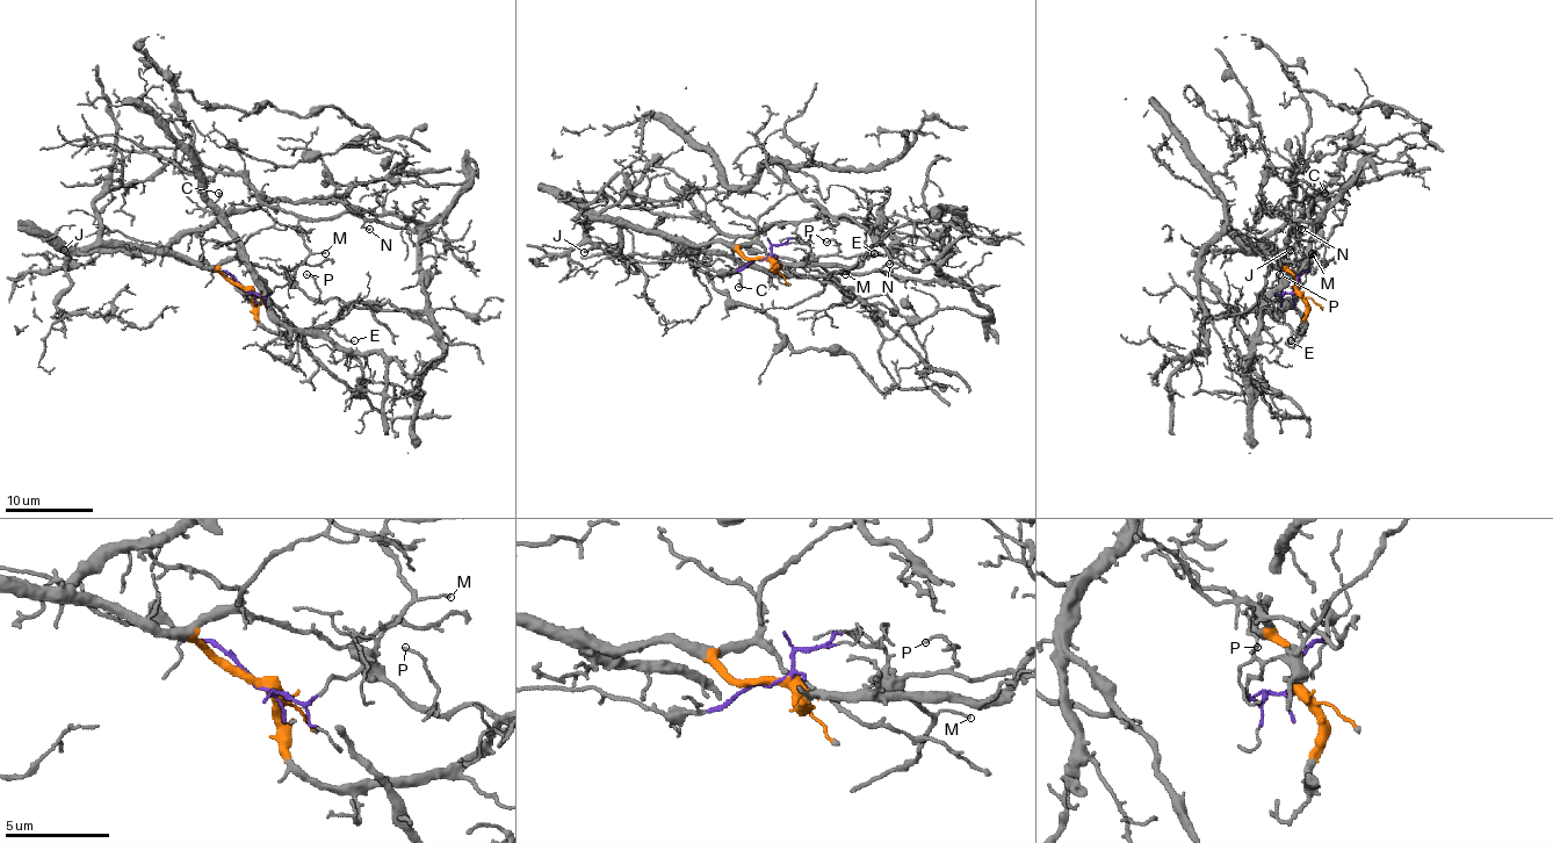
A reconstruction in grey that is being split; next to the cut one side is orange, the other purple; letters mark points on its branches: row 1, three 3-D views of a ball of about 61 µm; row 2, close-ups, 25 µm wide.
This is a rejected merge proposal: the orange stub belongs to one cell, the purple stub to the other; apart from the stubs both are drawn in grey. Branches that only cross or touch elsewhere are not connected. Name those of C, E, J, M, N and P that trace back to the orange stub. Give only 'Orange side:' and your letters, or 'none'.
Orange side: C, E, J, N

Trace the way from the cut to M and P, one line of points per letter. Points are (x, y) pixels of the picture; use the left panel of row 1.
M: (245, 288), (262, 297), (287, 285), (310, 256), (326, 253)
P: (245, 288), (262, 297), (290, 280), (319, 300), (317, 285), (307, 273)

